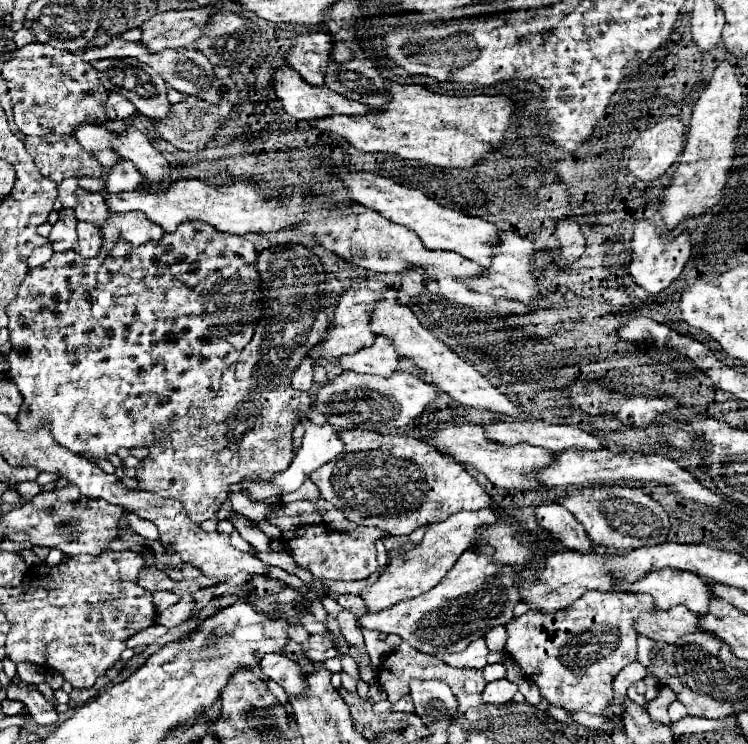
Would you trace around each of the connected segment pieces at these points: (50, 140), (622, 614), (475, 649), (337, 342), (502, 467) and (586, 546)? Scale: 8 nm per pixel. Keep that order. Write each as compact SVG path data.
M52 135L42 139L24 137L26 151L34 157L40 173L54 183L66 177L100 177L102 165L86 153L72 135Z
M588 591L586 595L582 595L580 599L576 599L570 607L566 609L560 609L556 613L540 613L540 611L526 611L522 617L518 619L512 619L508 625L506 625L506 633L508 633L508 641L506 641L506 653L520 665L520 669L526 673L526 677L538 685L542 697L552 703L552 705L558 705L566 711L586 711L586 713L592 713L592 715L606 715L606 705L612 701L612 681L614 677L626 667L630 665L634 659L636 659L636 631L634 631L634 621L640 613L646 613L646 611L654 611L654 603L652 603L652 597L648 595L630 595L630 593L624 593L624 591L606 591L606 593L600 593L600 591Z
M484 638L472 641L462 653L452 653L452 655L436 655L444 663L452 663L454 667L474 667L482 669L487 665L488 647Z
M366 279L354 283L350 289L346 289L334 309L334 319L328 325L326 337L322 339L322 343L318 343L316 347L312 347L308 351L308 357L316 359L316 361L318 359L332 359L332 357L340 357L346 353L356 353L362 347L372 345L376 335L370 331L370 309L374 307L374 303L382 299L387 288L387 284L383 281Z
M460 423L460 425L438 425L430 437L432 445L442 453L442 455L452 455L458 463L470 465L476 471L484 473L492 485L496 487L504 487L504 489L542 489L544 487L538 485L536 481L536 473L542 467L548 467L552 463L554 453L542 447L532 447L528 443L518 443L518 445L500 445L500 443L490 443L484 435L484 429L480 425L472 425L472 423Z
M546 501L536 507L536 521L546 531L552 531L552 535L568 549L580 551L580 553L592 553L592 543L576 517L562 505L554 501Z

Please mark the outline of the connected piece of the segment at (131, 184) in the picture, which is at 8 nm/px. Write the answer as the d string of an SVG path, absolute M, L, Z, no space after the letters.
M126 159L116 163L104 177L106 193L122 193L136 189L148 189L148 185L144 185L144 175L134 167L134 163L128 163Z

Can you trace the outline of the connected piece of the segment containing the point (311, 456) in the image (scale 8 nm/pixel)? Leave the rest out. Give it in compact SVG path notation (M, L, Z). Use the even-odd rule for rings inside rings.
M304 421L302 425L306 427L304 441L302 441L302 449L300 449L300 453L296 455L296 459L290 463L290 467L284 473L276 475L276 479L272 479L272 481L256 481L256 479L244 479L244 481L240 481L240 485L250 493L250 499L252 501L262 501L262 499L272 497L272 495L274 497L280 497L286 491L298 489L308 479L308 475L314 469L322 467L324 463L332 461L334 457L338 457L344 451L344 443L340 443L338 433L332 429L332 425L314 425L312 421Z

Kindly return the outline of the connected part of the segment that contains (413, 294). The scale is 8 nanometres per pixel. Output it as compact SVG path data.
M412 265L410 270L403 274L398 290L398 301L404 305L410 304L412 299L416 298L425 287L424 269Z

